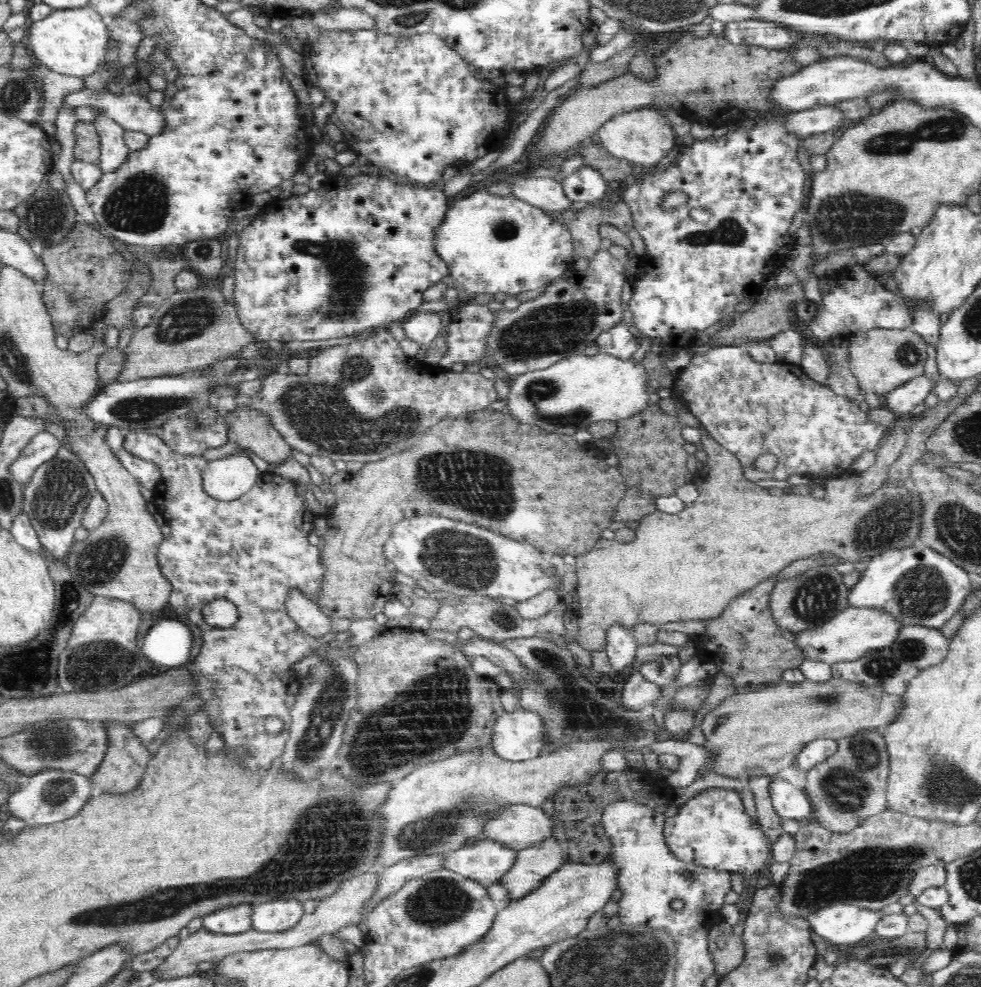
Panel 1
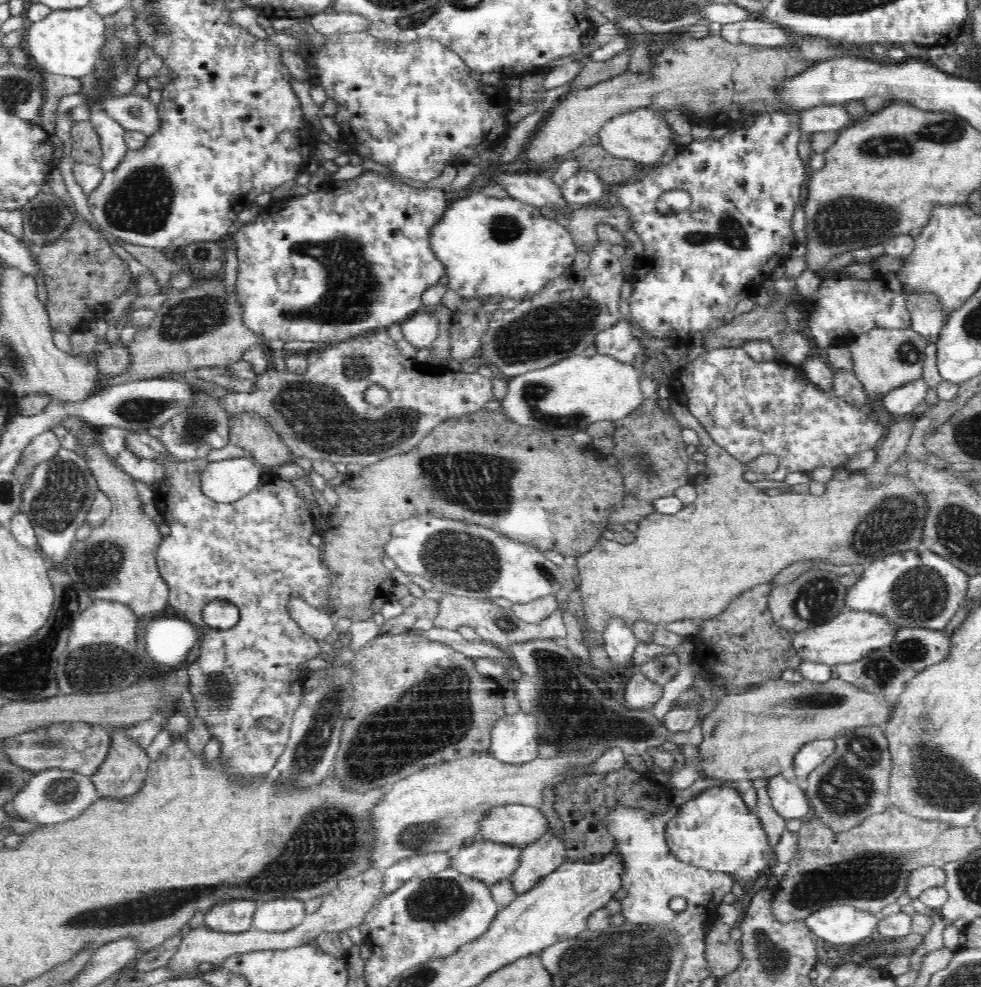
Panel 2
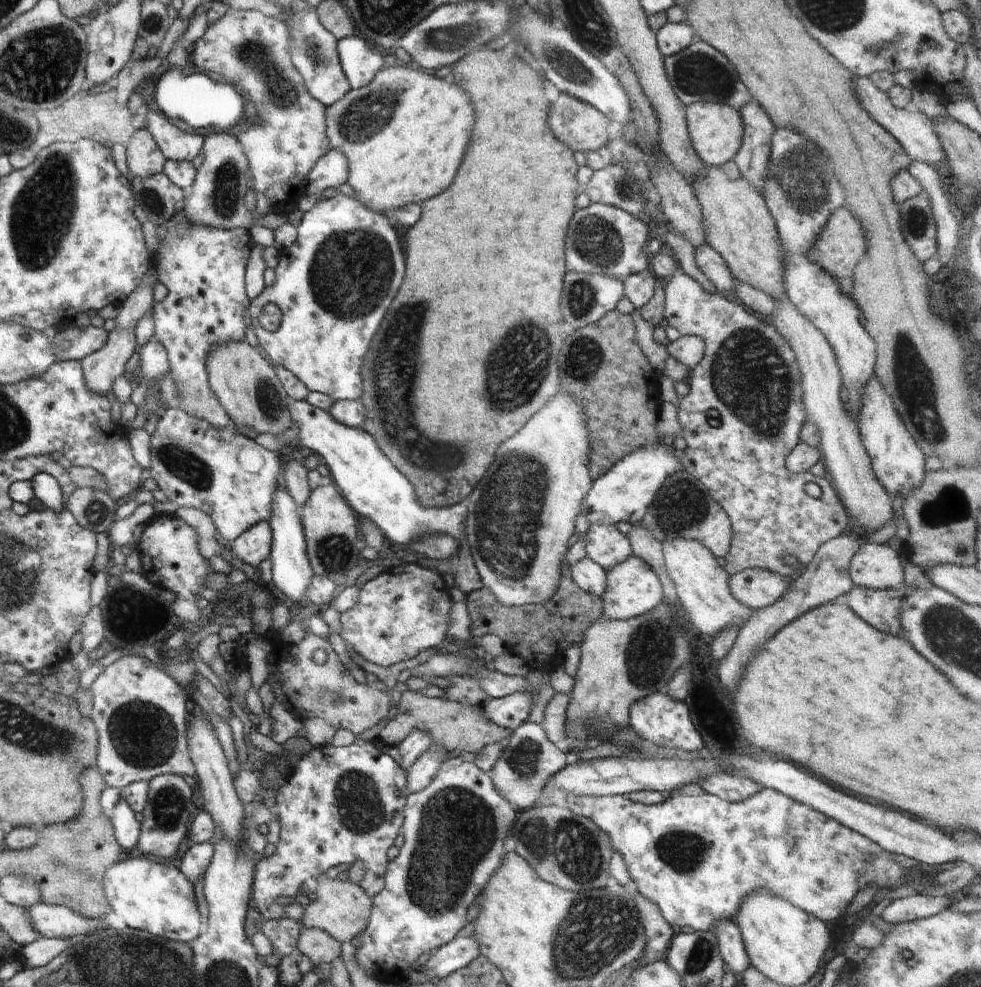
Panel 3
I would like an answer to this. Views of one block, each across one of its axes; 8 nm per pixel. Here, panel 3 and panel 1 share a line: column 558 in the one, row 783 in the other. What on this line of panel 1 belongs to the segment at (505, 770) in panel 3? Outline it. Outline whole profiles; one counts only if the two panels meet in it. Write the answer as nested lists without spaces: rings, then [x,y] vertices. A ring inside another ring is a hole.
[[[754,776],[754,778],[748,777],[744,780],[746,788],[752,791],[754,801],[756,801],[757,823],[767,836],[770,845],[774,845],[774,842],[784,832],[782,829],[783,818],[778,816],[771,803],[769,786],[772,779],[774,779],[773,776]]]

